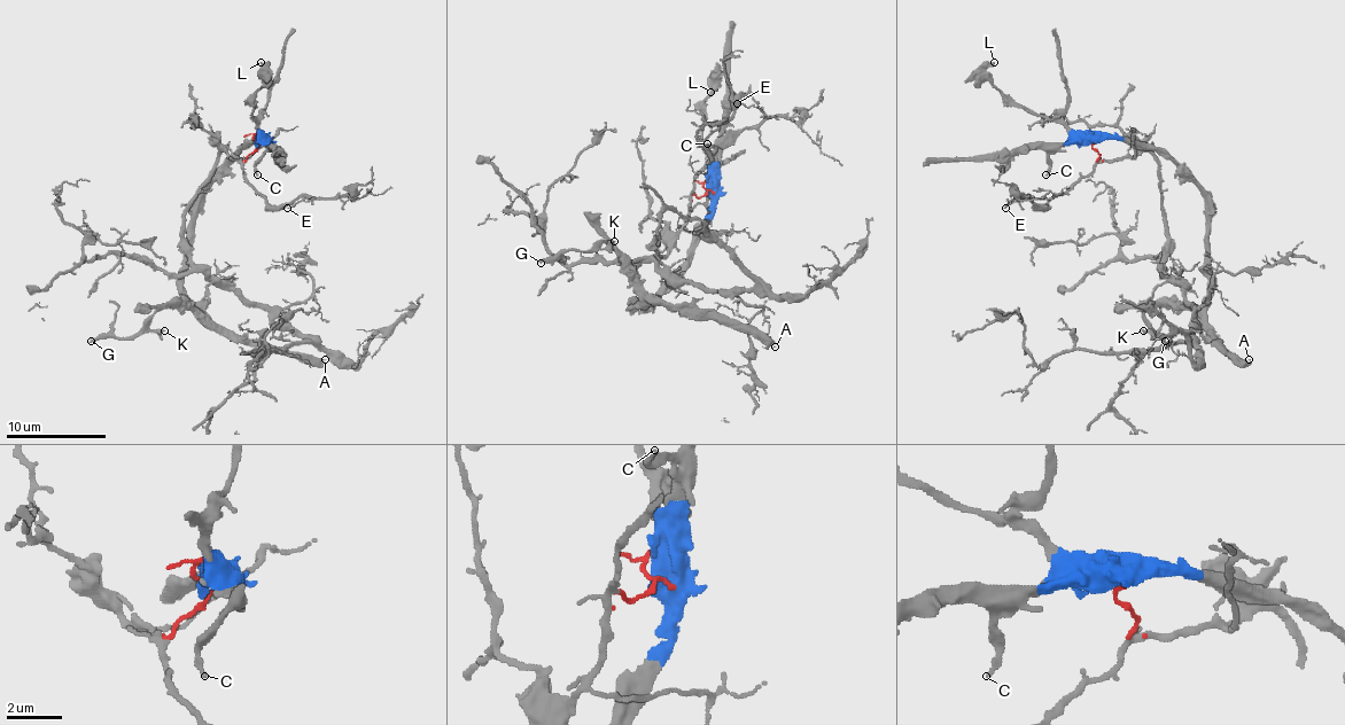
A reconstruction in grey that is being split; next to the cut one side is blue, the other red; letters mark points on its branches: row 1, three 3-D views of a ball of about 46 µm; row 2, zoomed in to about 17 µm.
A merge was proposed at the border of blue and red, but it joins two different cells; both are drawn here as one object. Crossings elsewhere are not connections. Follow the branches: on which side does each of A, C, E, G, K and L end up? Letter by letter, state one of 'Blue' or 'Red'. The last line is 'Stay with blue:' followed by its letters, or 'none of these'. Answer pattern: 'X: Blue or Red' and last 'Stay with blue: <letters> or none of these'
A: Blue
C: Blue
E: Red
G: Blue
K: Blue
L: Blue
Stay with blue: A, C, G, K, L

